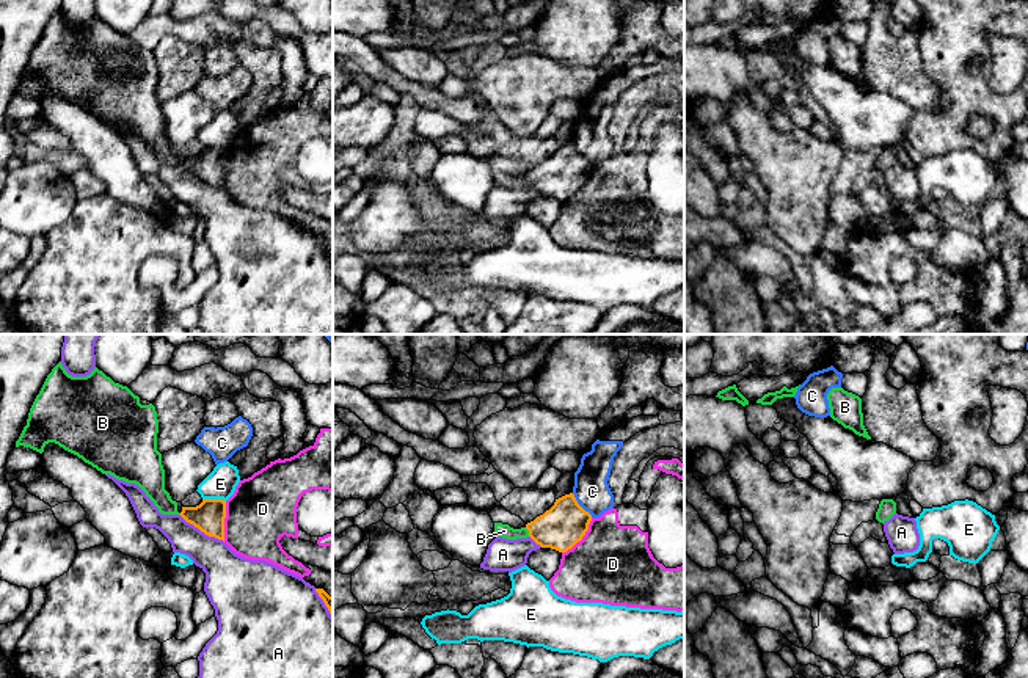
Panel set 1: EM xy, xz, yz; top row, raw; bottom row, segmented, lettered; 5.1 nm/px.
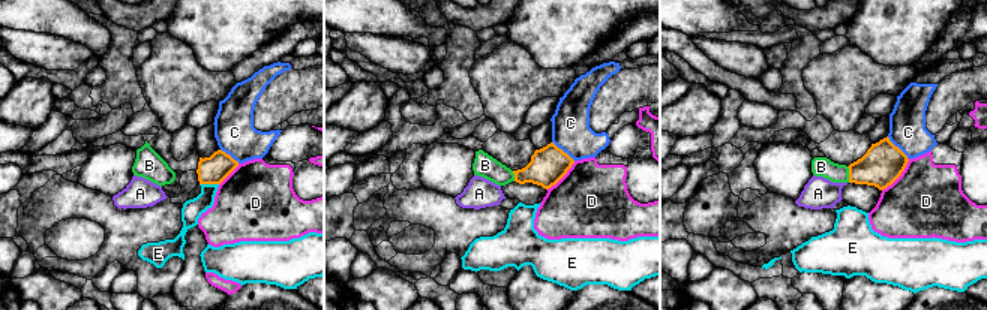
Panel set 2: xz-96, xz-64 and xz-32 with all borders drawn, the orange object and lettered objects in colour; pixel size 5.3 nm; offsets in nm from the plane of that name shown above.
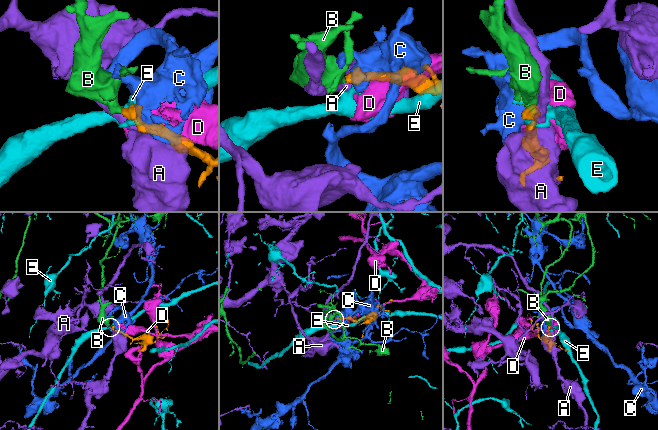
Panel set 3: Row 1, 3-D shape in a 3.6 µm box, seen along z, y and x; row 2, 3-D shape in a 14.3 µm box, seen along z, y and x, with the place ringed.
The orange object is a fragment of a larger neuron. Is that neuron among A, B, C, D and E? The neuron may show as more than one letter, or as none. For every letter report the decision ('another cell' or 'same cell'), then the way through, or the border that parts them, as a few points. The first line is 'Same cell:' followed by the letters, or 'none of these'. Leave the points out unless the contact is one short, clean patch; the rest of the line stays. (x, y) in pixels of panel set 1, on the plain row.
Same cell: B
A: another cell
B: same cell; runs through xz (565, 171), (556, 178), (529, 181), (504, 179)
C: another cell; border along xz (572, 142), (592, 165)
D: another cell
E: another cell

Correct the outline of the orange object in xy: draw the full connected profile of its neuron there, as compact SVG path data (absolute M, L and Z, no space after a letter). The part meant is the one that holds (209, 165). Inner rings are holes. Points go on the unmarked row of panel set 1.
M202 148L196 155L182 155L179 163L206 184L224 190L226 149Z

